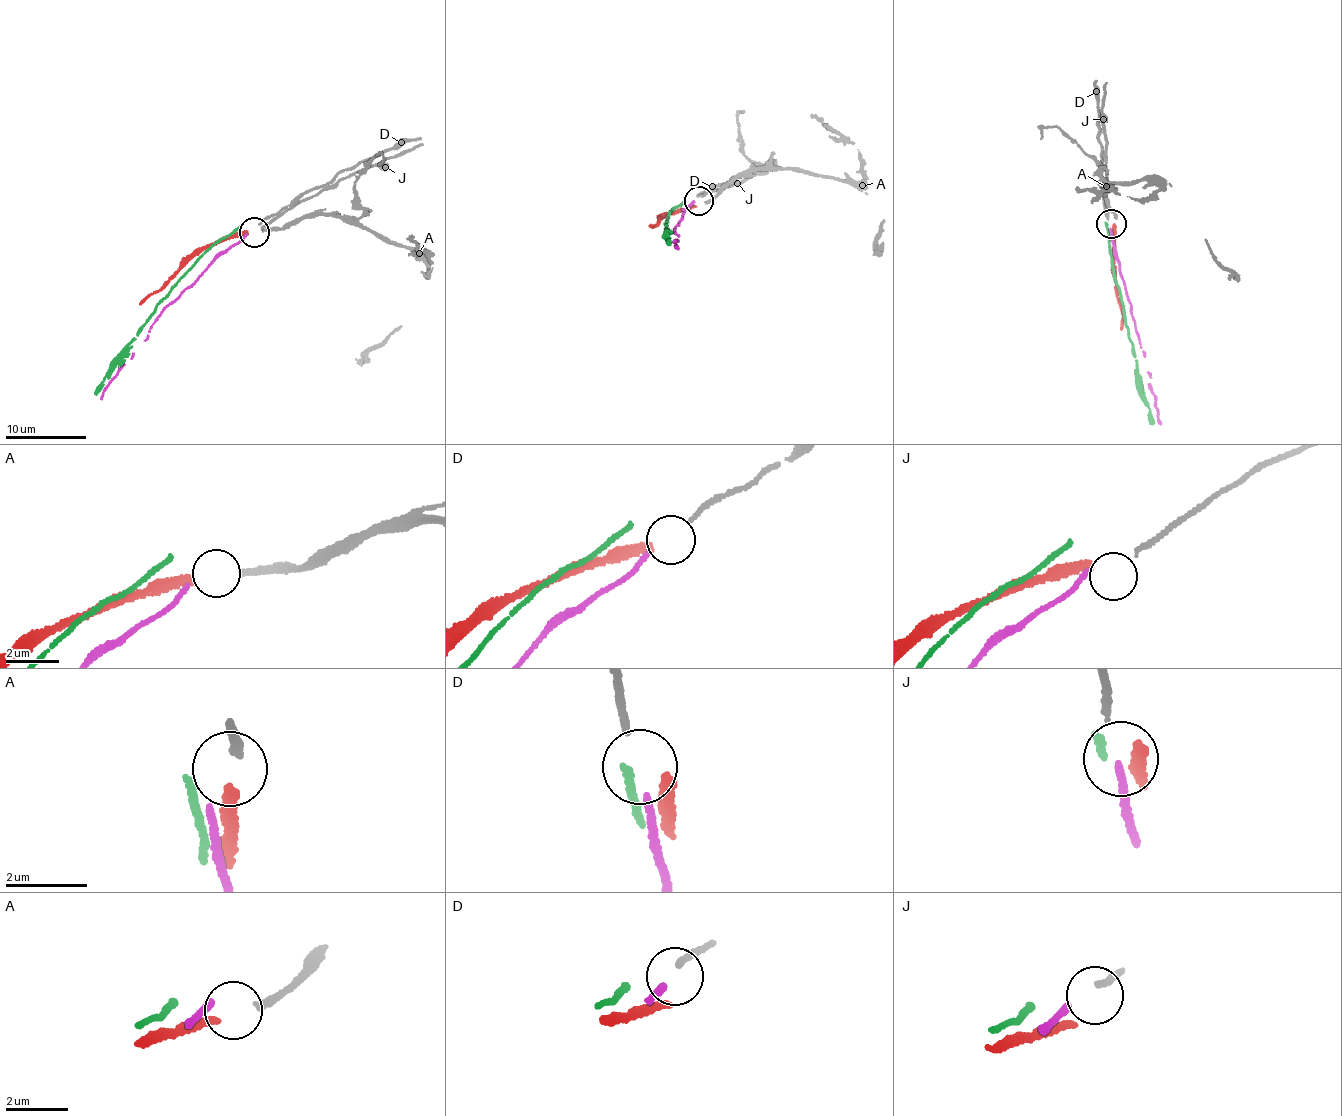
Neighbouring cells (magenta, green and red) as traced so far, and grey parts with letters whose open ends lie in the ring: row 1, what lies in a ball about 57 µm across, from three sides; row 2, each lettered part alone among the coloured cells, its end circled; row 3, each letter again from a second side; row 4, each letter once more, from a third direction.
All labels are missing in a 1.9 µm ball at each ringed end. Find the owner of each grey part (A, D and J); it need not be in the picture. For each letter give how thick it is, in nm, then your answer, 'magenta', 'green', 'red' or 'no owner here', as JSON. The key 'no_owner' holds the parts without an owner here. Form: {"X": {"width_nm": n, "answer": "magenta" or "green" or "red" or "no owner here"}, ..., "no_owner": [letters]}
{"A": {"width_nm": 240, "answer": "red"}, "D": {"width_nm": 170, "answer": "magenta"}, "J": {"width_nm": 170, "answer": "no owner here"}, "no_owner": ["J"]}

